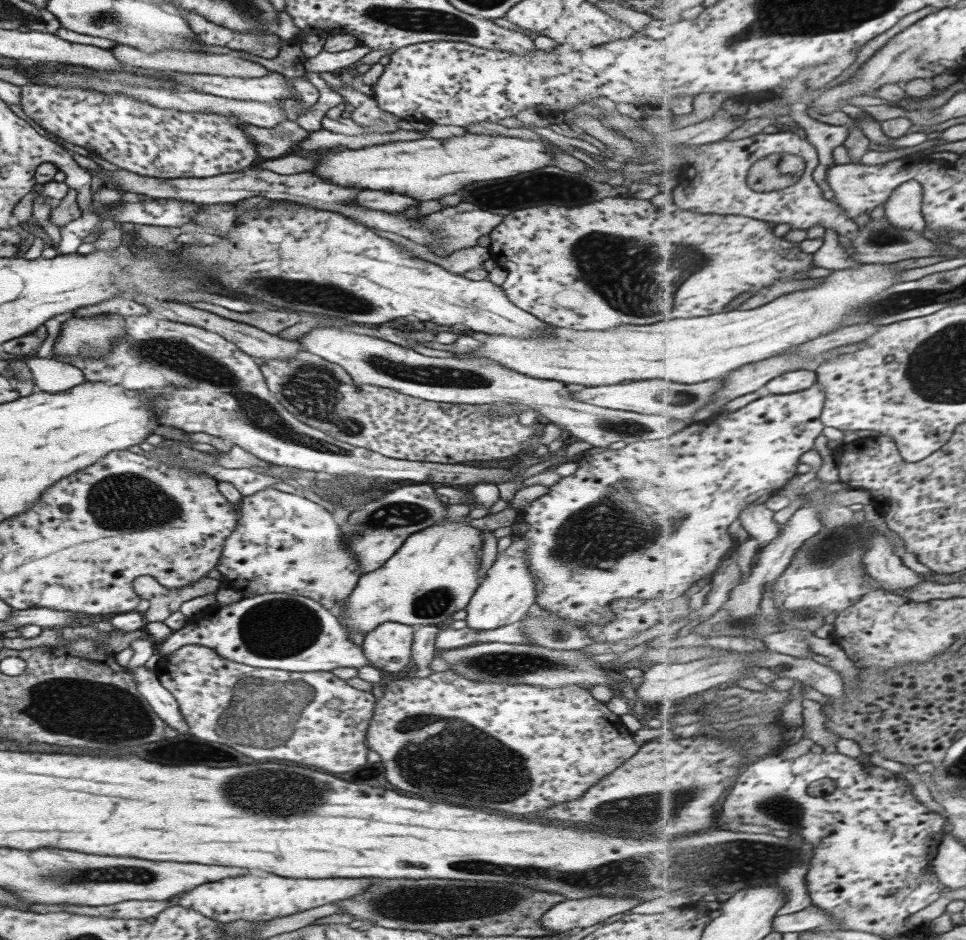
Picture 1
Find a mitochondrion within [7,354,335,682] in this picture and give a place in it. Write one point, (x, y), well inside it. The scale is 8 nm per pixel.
(123, 501)

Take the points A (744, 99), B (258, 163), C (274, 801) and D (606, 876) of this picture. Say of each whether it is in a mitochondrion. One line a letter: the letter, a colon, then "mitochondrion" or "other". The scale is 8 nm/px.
A: other
B: other
C: mitochondrion
D: mitochondrion

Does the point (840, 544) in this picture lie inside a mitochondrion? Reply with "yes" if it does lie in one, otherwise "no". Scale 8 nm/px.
yes

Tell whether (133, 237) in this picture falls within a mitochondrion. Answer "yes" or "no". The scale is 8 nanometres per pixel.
no

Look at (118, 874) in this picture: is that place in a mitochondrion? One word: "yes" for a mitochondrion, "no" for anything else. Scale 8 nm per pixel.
yes

